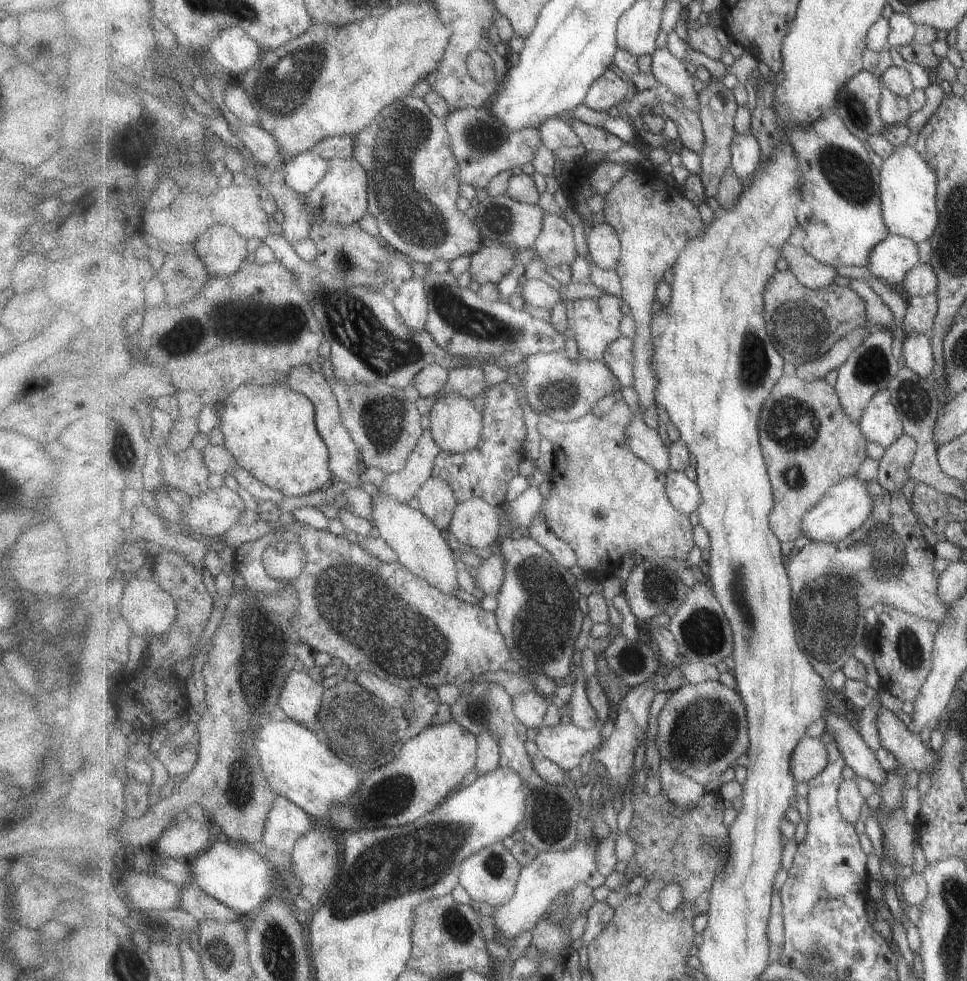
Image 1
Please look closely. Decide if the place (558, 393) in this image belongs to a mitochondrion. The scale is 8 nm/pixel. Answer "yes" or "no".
yes

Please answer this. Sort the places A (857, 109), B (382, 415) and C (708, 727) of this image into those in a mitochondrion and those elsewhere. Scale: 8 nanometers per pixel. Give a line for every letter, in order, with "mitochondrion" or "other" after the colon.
A: mitochondrion
B: mitochondrion
C: mitochondrion

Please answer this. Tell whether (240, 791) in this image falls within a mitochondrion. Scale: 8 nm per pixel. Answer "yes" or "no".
yes

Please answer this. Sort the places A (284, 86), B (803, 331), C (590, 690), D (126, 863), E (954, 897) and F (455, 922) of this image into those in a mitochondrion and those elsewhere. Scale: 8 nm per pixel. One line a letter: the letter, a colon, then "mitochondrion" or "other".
A: mitochondrion
B: mitochondrion
C: other
D: other
E: mitochondrion
F: mitochondrion

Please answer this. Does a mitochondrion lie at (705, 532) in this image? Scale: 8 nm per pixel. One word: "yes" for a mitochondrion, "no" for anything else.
no

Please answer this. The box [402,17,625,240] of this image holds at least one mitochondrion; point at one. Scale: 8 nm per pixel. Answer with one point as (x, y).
(482, 136)

